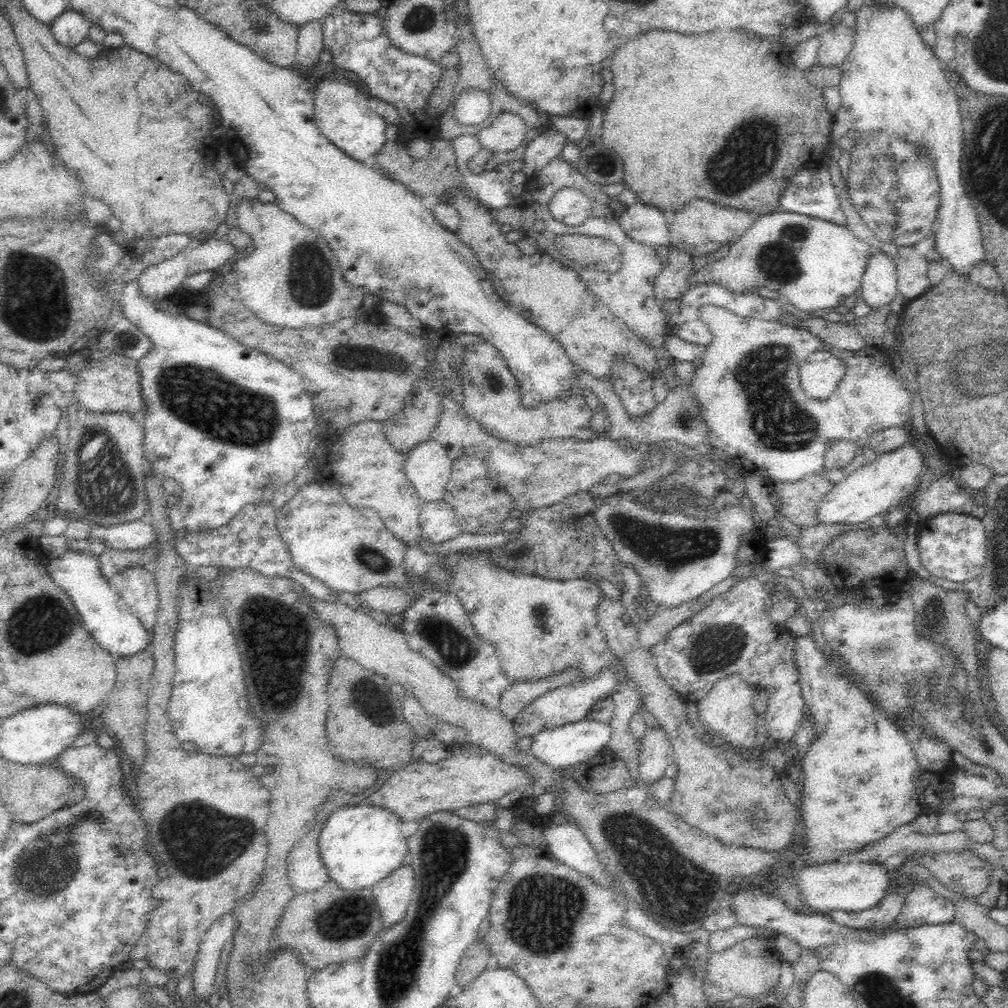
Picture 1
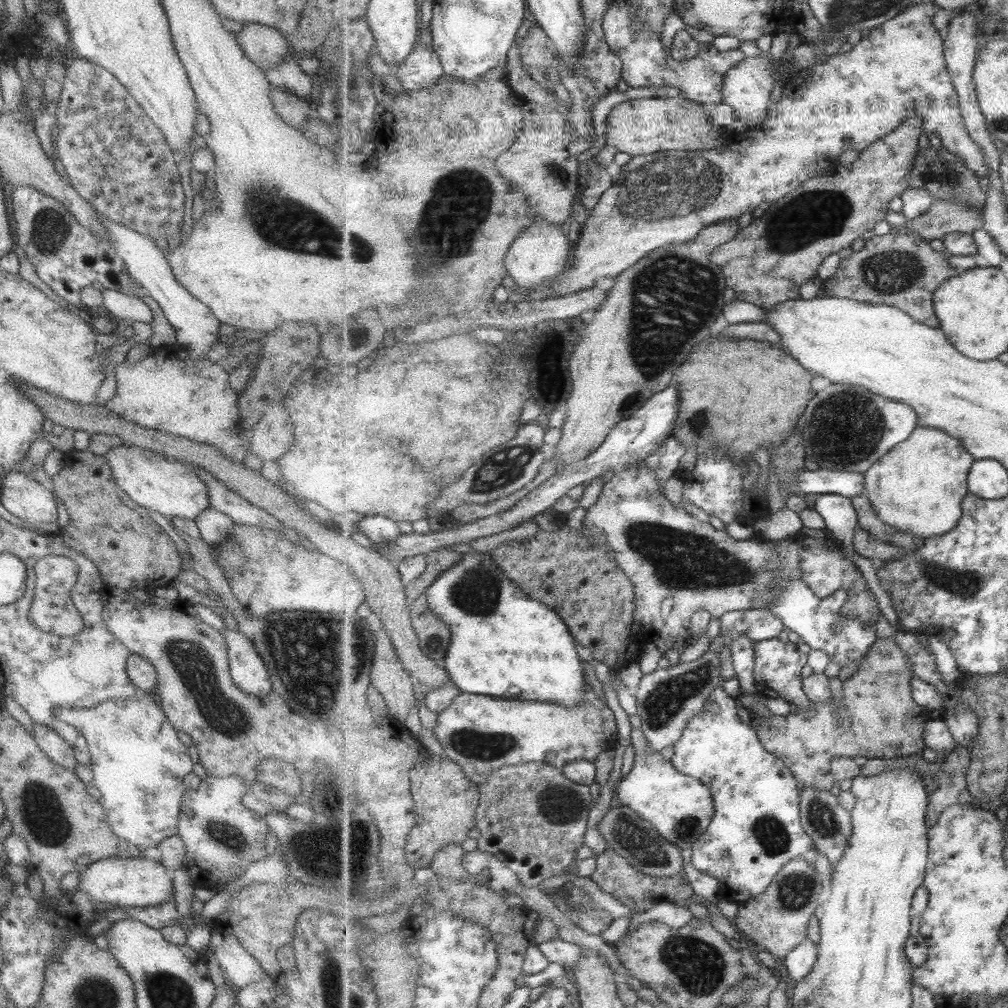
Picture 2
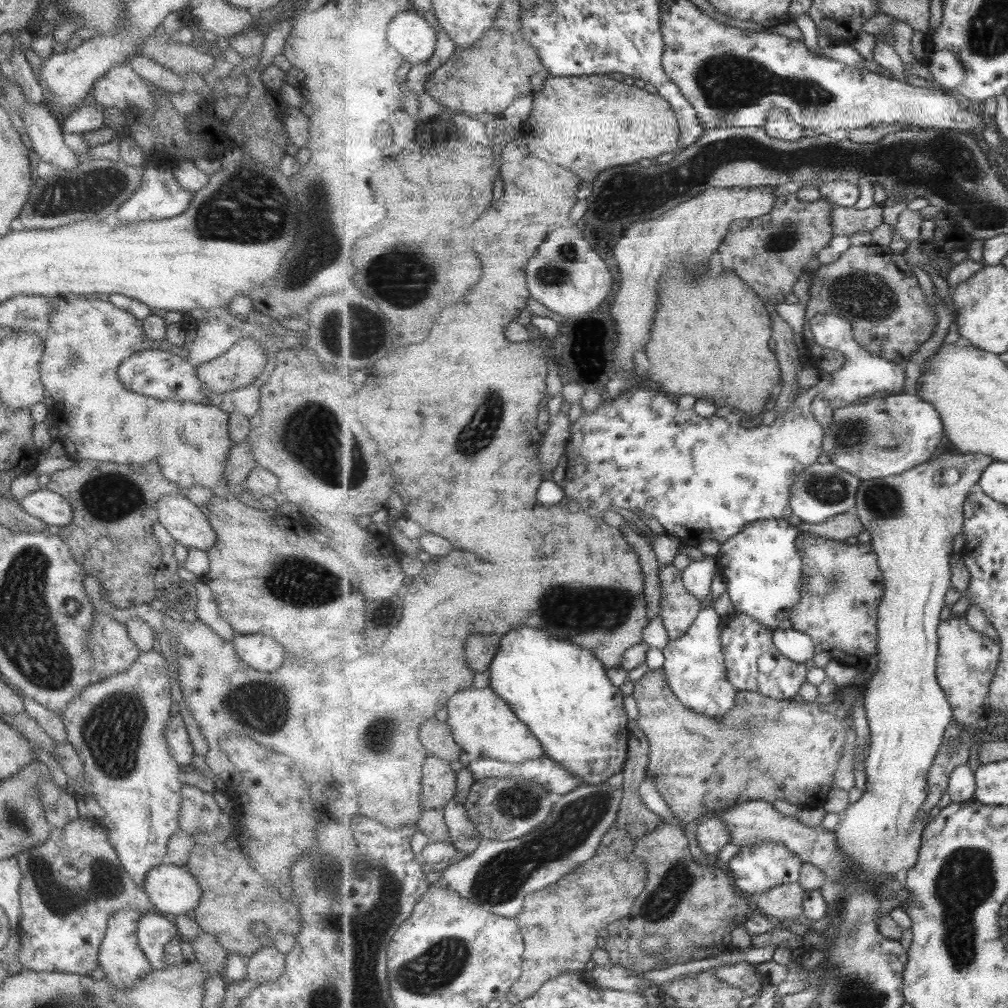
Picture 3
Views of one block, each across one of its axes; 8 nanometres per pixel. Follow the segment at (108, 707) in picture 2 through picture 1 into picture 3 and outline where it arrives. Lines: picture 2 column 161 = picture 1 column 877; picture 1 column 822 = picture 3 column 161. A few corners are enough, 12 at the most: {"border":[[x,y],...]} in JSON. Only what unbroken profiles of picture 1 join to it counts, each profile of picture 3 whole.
{"border":[[156,647],[62,716],[133,884],[179,830]]}

